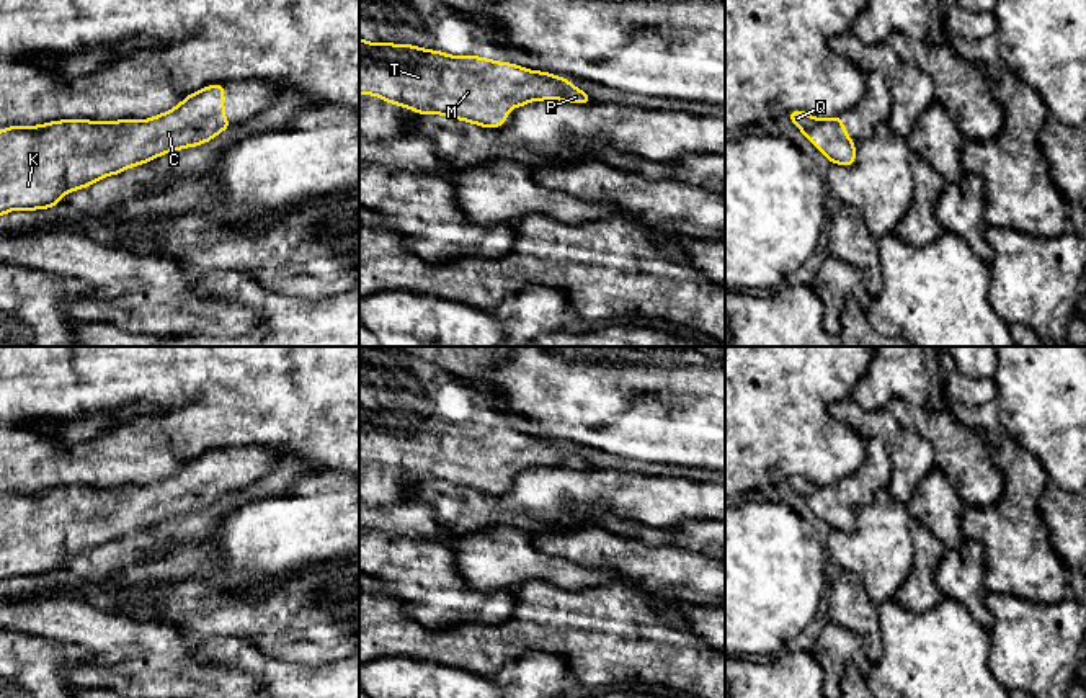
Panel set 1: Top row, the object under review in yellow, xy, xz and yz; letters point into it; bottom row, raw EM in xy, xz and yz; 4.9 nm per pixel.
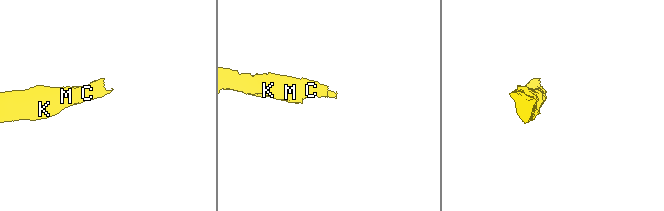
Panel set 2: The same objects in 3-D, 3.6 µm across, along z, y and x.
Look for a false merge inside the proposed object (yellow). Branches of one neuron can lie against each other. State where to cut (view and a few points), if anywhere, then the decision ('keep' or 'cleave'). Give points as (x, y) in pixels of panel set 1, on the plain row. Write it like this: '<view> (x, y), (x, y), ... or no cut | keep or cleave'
no cut | keep

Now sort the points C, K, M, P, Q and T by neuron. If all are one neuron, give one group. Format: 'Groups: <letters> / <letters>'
Groups: C K M P Q T

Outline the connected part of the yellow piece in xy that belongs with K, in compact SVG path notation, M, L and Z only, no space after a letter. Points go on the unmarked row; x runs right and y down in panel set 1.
M204 453L147 487L65 485L2 495L0 582L13 575L49 575L69 557L214 505L234 492L225 487L224 453Z

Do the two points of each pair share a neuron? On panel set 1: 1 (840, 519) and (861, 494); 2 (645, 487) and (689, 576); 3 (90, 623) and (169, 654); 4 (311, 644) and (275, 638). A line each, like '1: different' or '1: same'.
1: same
2: different
3: same
4: same

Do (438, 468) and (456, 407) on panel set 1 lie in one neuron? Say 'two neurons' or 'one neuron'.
one neuron

